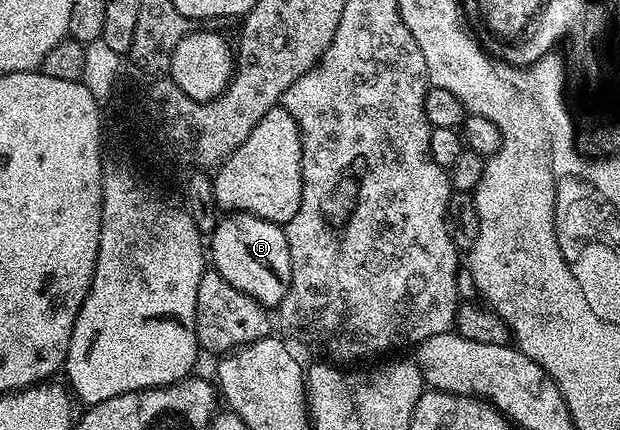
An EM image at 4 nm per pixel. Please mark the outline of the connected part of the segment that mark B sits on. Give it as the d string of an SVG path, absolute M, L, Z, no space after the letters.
M244 211L227 213L215 223L209 235L209 263L233 289L241 289L261 306L278 308L291 284L291 262L286 230Z

